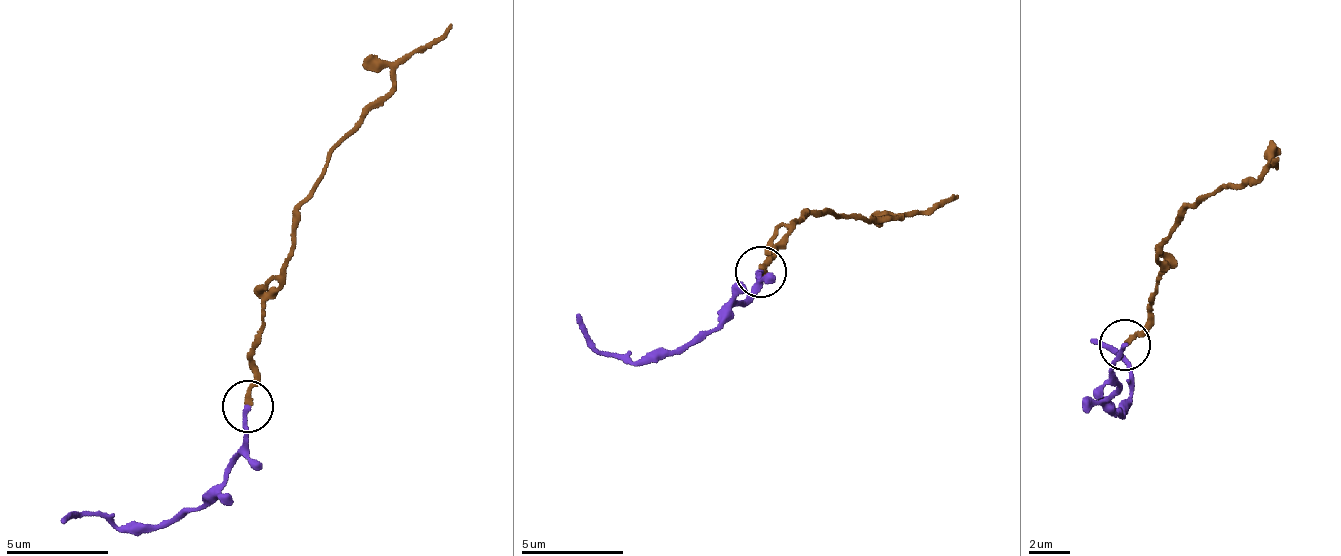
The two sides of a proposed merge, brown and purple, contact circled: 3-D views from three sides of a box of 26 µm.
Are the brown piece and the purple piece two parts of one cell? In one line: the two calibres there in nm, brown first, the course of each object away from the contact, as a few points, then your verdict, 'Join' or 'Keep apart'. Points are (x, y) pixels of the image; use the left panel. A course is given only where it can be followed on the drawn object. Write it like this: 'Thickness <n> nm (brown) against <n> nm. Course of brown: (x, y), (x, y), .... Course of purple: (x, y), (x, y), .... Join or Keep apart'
Thickness 240 nm (brown) against 190 nm. Course of brown: (246, 406), (266, 283), (291, 250), (296, 214), (412, 54), (453, 23). Course of purple: (246, 406), (242, 454), (216, 493), (159, 524), (112, 523), (87, 515), (62, 521). Join

